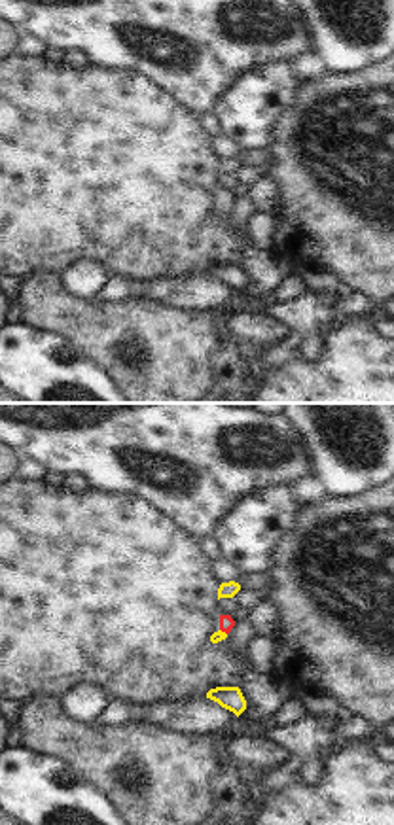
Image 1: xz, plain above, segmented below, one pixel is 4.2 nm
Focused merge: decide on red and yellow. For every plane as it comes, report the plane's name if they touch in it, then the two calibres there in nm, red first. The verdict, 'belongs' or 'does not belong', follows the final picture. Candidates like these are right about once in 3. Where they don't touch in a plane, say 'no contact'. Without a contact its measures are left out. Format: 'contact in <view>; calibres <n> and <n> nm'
contact in xz; calibres 60 and 50 nm

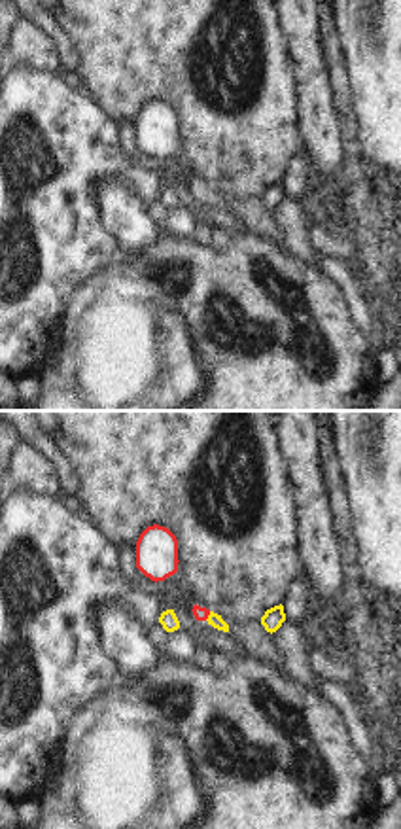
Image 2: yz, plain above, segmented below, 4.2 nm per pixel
contact in yz; calibres 60 and 60 nm

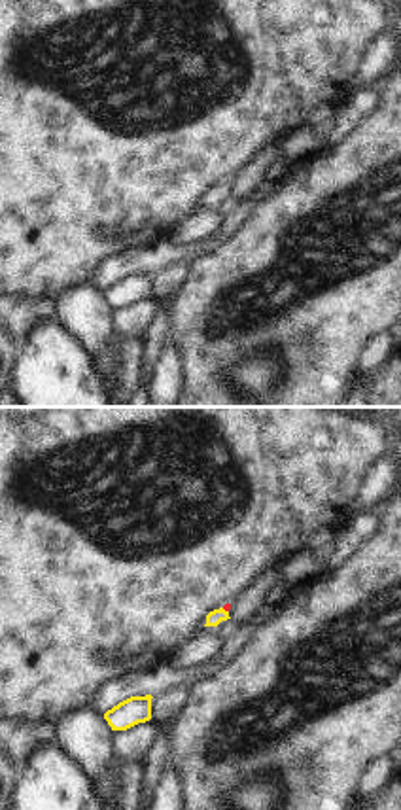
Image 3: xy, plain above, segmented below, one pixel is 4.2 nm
contact in xy; calibres 30 and 70 nm

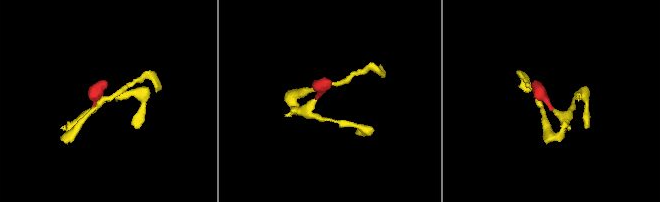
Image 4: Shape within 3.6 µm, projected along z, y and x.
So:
belongs

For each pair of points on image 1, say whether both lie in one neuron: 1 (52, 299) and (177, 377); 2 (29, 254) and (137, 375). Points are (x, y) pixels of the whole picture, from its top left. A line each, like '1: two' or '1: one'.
1: one
2: two

